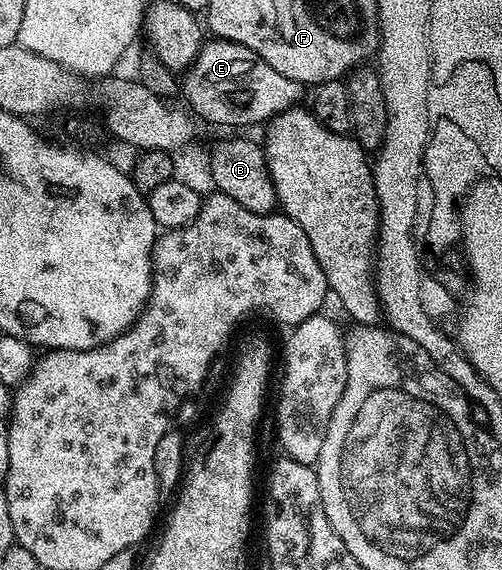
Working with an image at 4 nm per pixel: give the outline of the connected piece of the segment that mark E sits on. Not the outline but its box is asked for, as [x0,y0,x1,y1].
[182,39,299,126]

